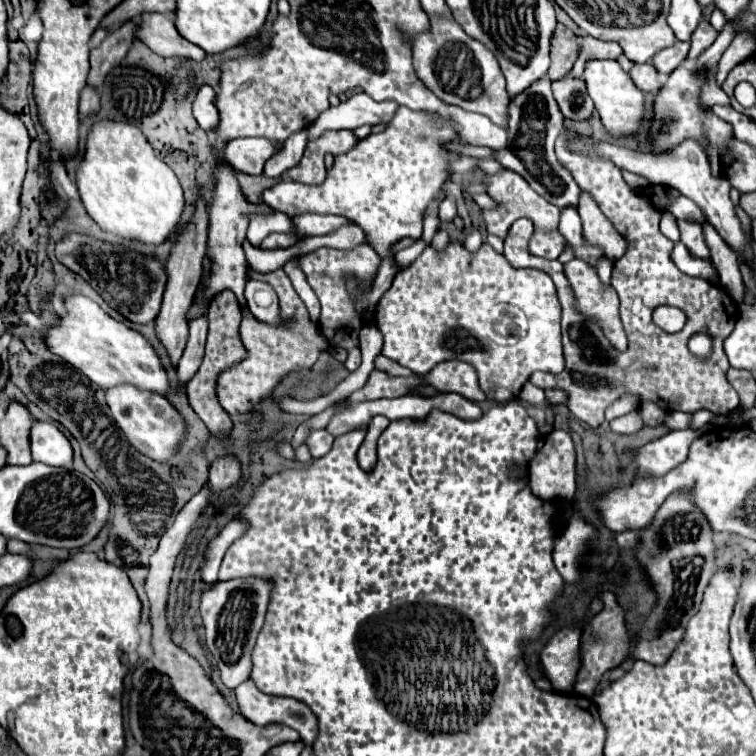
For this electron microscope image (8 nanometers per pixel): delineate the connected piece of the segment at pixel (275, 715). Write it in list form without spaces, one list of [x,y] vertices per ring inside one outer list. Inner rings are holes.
[[[250,679],[238,685],[236,701],[242,715],[256,725],[284,723],[296,731],[306,731],[306,745],[312,745],[314,737],[318,735],[318,723],[308,705],[302,705],[302,701],[292,697],[266,695],[258,691]]]

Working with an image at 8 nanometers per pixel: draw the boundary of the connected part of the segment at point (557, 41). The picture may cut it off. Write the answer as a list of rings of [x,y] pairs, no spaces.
[[[558,23],[554,37],[552,37],[552,49],[550,49],[550,69],[548,69],[548,77],[552,81],[566,77],[572,71],[574,61],[578,59],[578,45],[576,45],[576,35]]]

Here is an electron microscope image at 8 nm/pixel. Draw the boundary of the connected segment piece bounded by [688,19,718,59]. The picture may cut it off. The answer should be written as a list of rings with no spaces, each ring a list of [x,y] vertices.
[[[702,19],[700,25],[696,27],[696,31],[692,33],[692,39],[690,39],[692,47],[690,47],[688,59],[696,59],[702,53],[702,49],[706,49],[706,47],[710,47],[714,43],[716,37],[718,37],[718,31],[710,25],[710,21]]]

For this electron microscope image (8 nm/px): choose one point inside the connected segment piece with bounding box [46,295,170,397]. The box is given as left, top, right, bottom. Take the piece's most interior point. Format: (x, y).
(109, 353)

